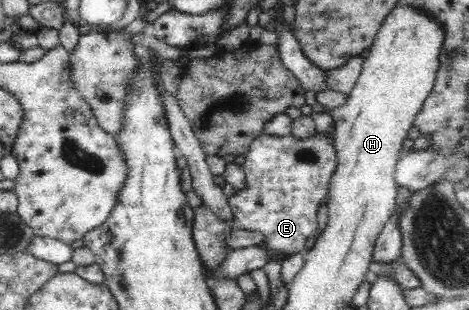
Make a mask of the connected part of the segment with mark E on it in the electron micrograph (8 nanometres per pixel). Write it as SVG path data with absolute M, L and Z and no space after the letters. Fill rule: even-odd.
M325 132L311 136L311 139L295 139L291 134L271 136L264 133L251 143L241 166L247 178L247 186L235 189L229 197L236 225L263 234L265 246L271 250L289 255L301 253L305 249L307 237L317 233L317 207L324 197L327 199L328 185L336 166L332 137L327 139Z

